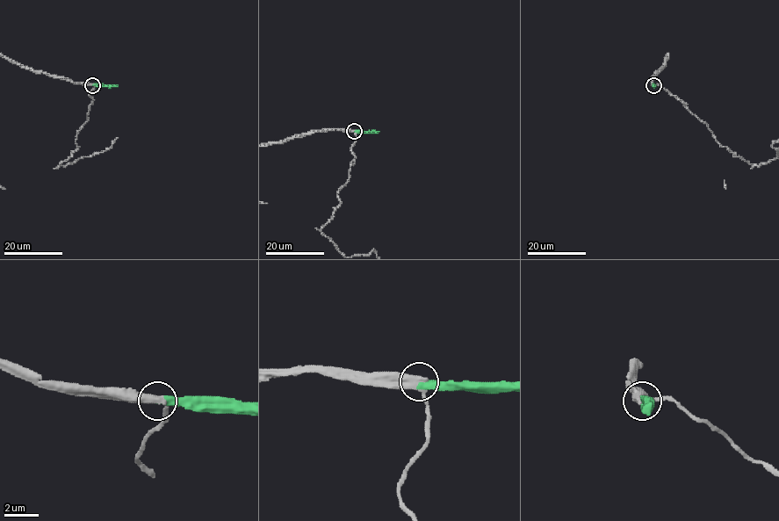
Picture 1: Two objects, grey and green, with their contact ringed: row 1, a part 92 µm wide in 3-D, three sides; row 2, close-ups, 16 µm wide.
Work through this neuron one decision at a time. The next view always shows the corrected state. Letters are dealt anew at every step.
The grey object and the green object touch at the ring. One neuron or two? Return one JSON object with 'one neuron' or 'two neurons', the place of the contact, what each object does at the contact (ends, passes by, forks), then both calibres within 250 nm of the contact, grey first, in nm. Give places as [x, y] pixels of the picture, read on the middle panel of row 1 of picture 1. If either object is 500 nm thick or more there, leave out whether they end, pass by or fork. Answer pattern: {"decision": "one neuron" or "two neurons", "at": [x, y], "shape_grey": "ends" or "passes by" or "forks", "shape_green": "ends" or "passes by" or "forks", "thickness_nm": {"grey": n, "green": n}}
{"decision": "one neuron", "at": [354, 131], "shape_grey": "passes by", "shape_green": "ends", "thickness_nm": {"grey": 480, "green": 400}}

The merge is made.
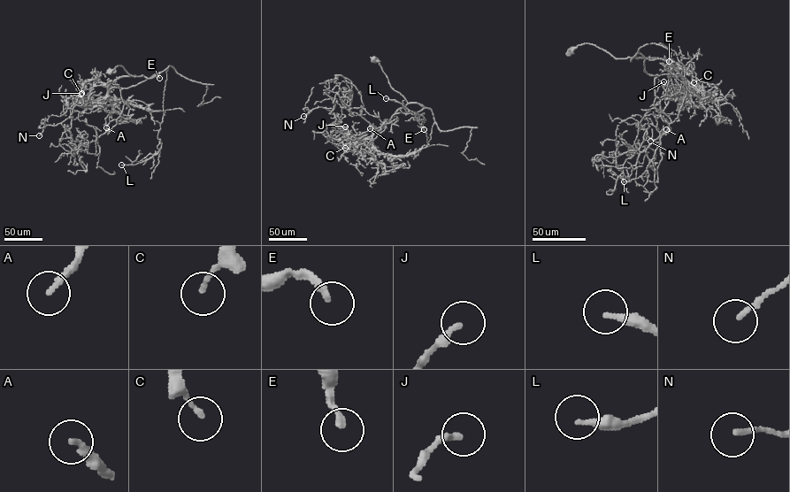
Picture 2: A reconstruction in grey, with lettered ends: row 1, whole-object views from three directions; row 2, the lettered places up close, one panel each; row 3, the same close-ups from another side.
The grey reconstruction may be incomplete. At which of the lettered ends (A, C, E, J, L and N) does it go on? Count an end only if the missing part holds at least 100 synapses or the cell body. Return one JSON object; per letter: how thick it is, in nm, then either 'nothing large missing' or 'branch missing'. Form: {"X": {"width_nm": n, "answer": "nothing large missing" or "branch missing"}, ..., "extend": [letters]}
{"A": {"width_nm": 200, "answer": "branch missing"}, "C": {"width_nm": 160, "answer": "nothing large missing"}, "E": {"width_nm": 240, "answer": "branch missing"}, "J": {"width_nm": 240, "answer": "nothing large missing"}, "L": {"width_nm": 240, "answer": "nothing large missing"}, "N": {"width_nm": 170, "answer": "nothing large missing"}, "extend": ["A", "E"]}

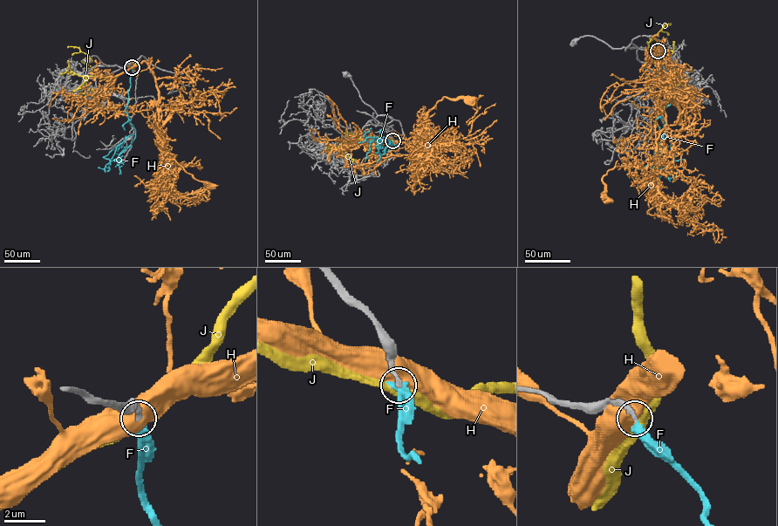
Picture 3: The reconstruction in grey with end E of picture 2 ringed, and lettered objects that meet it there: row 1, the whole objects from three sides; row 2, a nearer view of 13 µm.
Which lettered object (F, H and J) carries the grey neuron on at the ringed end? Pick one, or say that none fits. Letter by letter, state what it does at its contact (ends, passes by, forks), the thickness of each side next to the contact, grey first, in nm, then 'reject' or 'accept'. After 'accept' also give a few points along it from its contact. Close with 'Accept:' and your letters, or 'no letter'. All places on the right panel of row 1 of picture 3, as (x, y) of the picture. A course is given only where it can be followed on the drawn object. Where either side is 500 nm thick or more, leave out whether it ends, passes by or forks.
F: it ends; calibres 240 and 420 nm; accept; course (658, 51), (672, 78), (670, 105), (663, 111), (665, 135), (654, 148), (656, 160), (667, 177), (684, 178)
H: calibres 280 and 850 nm; reject
J: it passes by; calibres 240 and 440 nm; reject
Accept: F

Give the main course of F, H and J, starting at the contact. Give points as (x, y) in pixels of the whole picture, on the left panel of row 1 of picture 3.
F: (132, 67), (125, 112), (135, 133), (116, 146), (109, 161), (110, 168), (105, 168)
H: (132, 67), (144, 61), (154, 77), (158, 134), (165, 146), (163, 160), (174, 159), (211, 187)
J: (132, 67), (117, 76), (99, 78), (70, 70), (71, 55), (81, 51), (90, 58), (85, 58)

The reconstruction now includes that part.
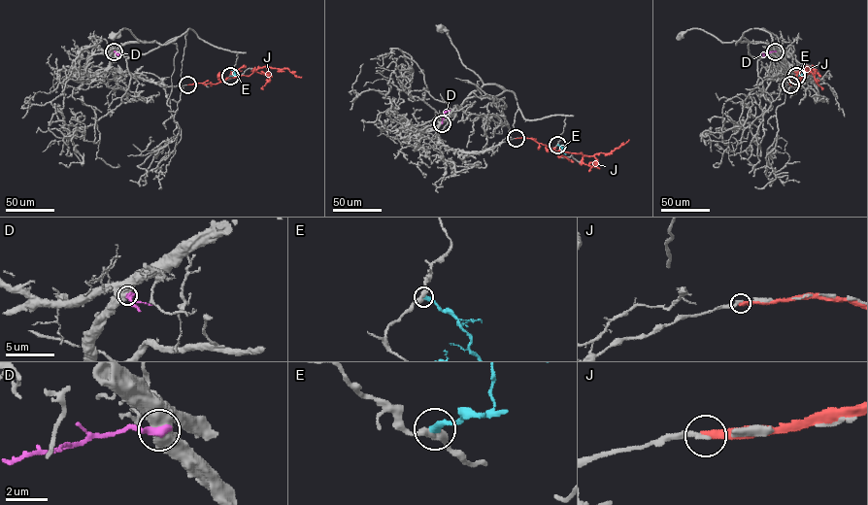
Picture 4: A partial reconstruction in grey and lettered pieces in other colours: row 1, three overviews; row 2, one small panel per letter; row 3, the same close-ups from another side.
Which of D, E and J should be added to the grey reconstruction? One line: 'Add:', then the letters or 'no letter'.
Add: no letter

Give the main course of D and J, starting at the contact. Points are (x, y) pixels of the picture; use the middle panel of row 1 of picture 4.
D: (442, 123), (443, 114), (450, 110)
J: (516, 138), (531, 138), (556, 151), (591, 156), (608, 153), (629, 139)

